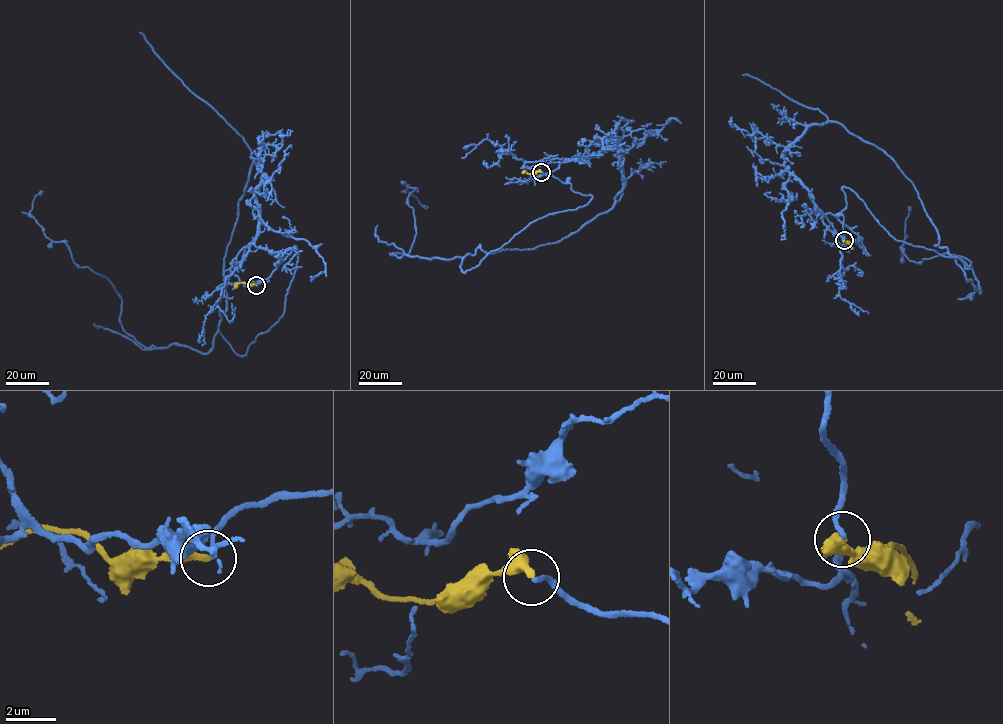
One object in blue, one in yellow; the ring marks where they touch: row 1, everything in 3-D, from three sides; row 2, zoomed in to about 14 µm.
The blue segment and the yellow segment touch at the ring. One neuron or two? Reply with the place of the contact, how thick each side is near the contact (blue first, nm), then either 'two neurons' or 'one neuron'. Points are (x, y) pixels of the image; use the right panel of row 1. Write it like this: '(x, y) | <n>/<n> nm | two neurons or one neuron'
(844, 240) | 180/300 nm | one neuron

